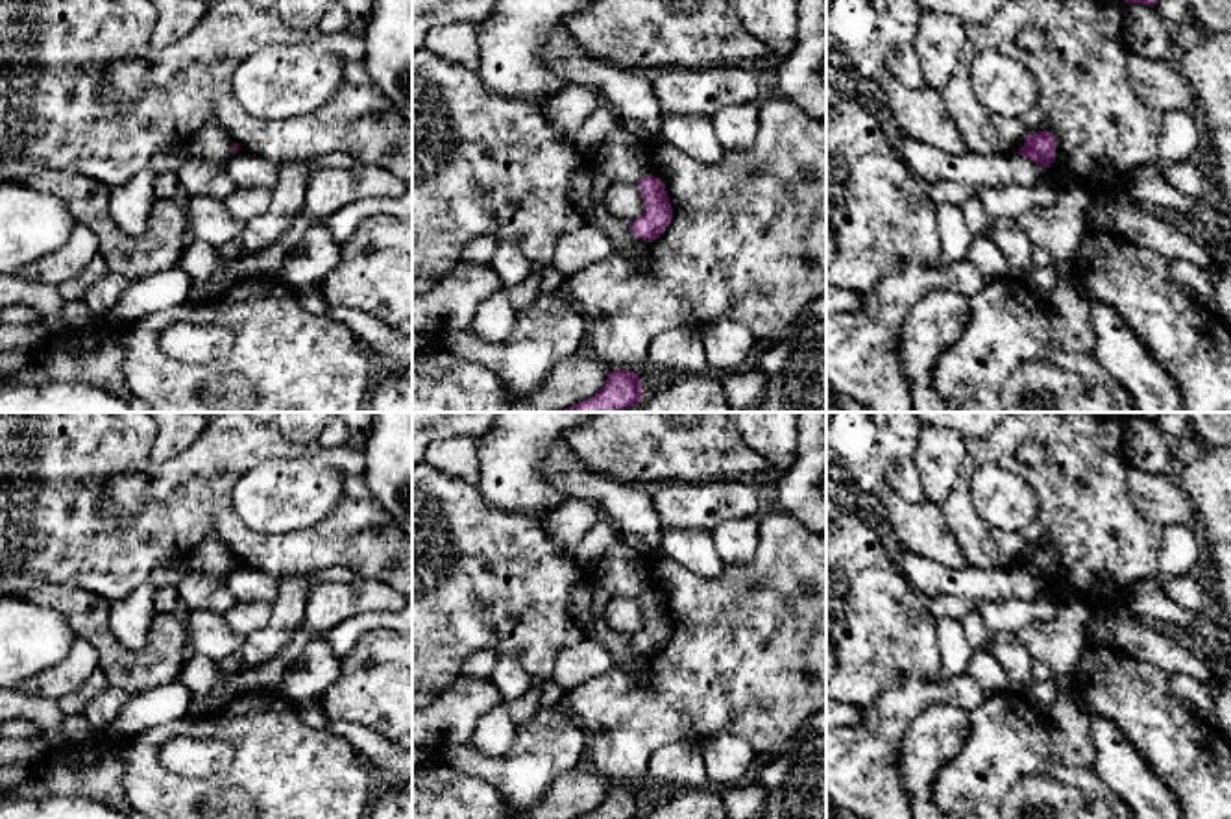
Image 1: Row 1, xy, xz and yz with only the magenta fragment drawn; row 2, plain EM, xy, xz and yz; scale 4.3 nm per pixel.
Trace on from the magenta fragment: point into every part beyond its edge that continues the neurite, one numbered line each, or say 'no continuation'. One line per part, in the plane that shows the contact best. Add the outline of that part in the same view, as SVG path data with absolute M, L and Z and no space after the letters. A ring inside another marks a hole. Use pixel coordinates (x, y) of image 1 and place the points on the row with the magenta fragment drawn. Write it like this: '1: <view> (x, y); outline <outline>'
1: yz (930, 163); outline M906 135L898 155L924 183L943 179L1004 189L1011 185L1035 187L1044 168L1018 153L952 155Z

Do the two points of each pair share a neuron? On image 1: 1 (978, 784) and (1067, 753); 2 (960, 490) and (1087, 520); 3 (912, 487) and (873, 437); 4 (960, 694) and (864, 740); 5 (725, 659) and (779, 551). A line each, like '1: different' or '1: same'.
1: different
2: same
3: different
4: same
5: same

